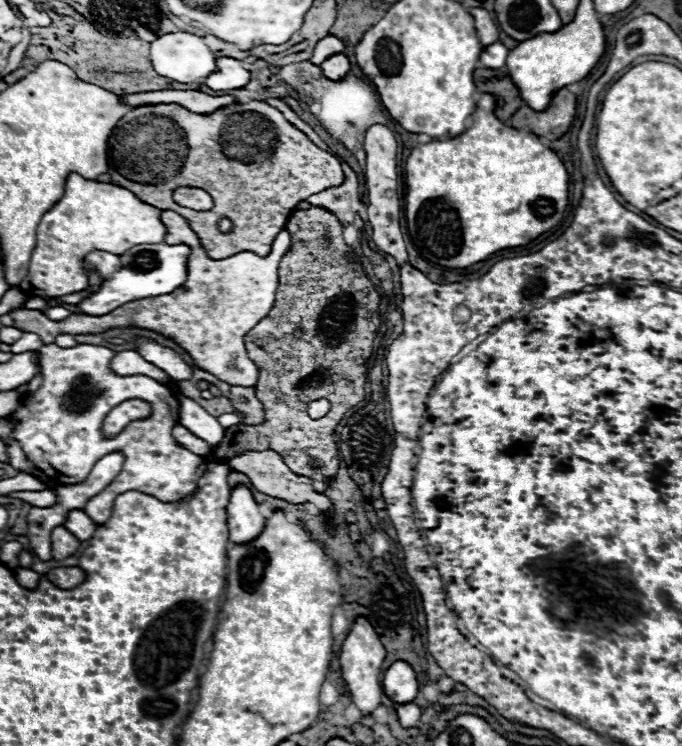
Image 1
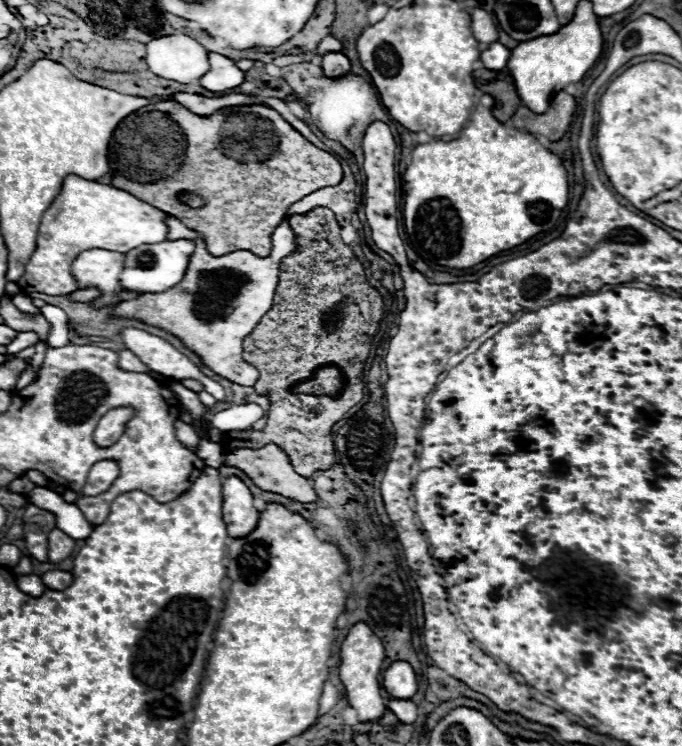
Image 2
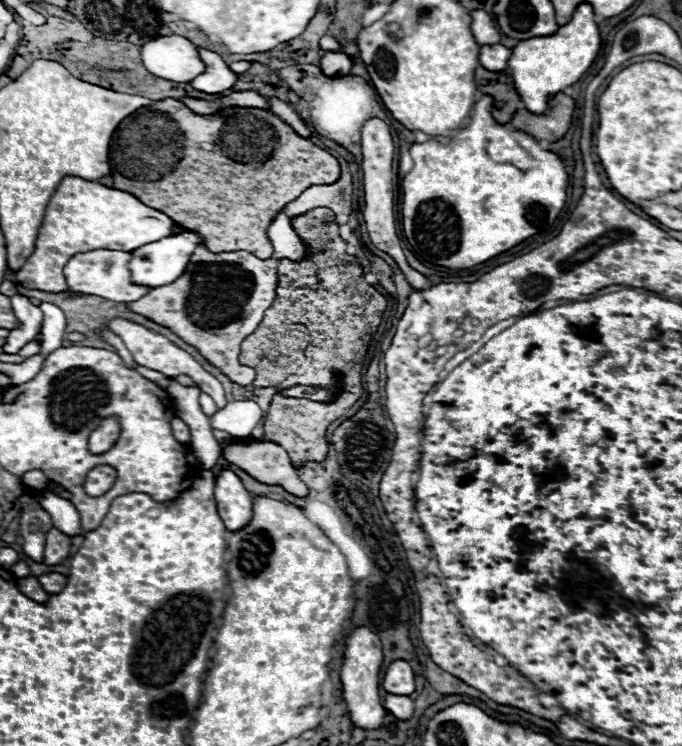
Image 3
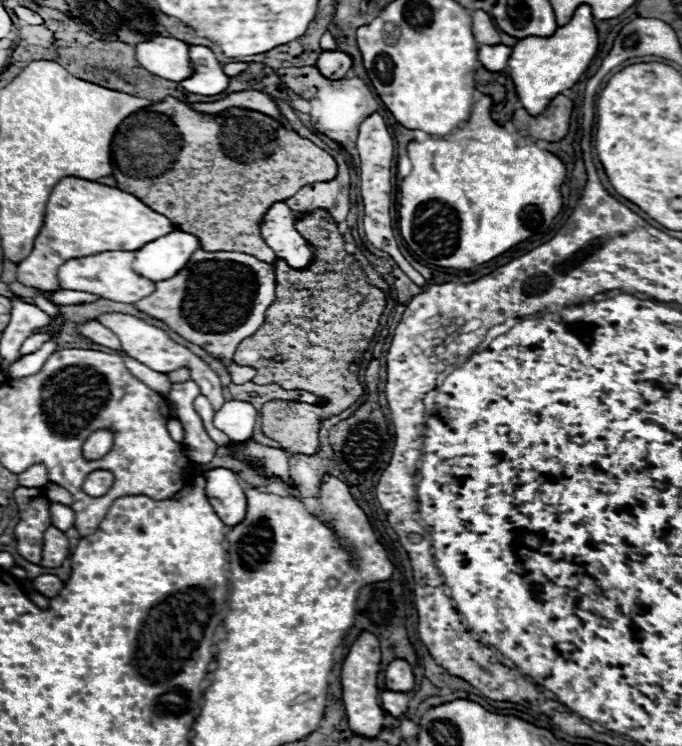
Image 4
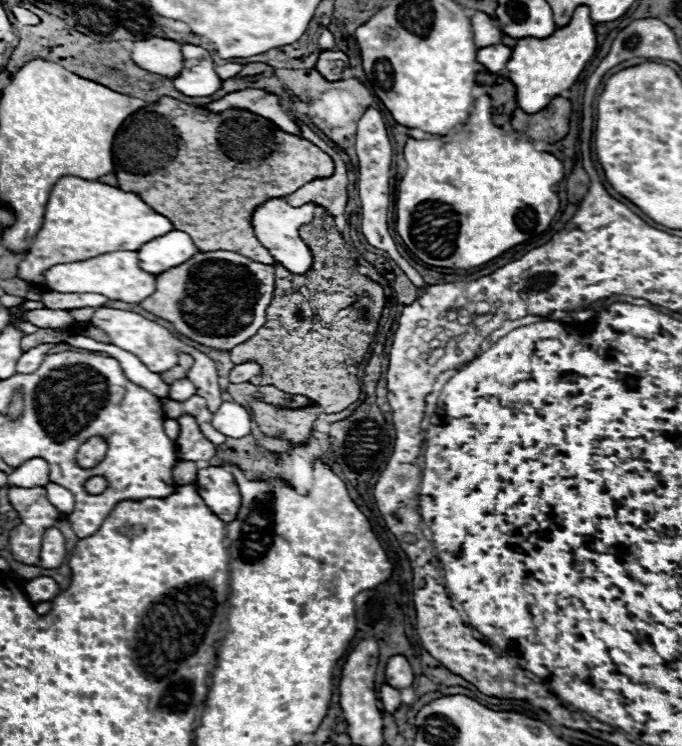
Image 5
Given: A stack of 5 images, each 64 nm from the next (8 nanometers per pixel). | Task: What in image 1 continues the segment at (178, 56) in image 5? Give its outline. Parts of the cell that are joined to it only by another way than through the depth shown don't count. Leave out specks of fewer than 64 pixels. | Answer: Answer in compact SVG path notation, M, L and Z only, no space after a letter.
M188 32L164 34L152 42L152 64L158 74L182 84L208 78L216 66L216 58L202 38Z

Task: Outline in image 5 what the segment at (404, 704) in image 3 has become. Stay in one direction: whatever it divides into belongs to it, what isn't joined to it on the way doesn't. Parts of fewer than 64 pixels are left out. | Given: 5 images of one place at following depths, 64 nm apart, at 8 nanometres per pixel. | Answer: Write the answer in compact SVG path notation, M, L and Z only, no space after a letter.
M384 684L382 688L380 688L380 702L382 702L382 706L384 706L384 710L386 712L390 712L390 714L394 714L400 706L402 706L402 698L400 698L400 692L396 690L396 688L392 688L392 686L388 686L388 684Z

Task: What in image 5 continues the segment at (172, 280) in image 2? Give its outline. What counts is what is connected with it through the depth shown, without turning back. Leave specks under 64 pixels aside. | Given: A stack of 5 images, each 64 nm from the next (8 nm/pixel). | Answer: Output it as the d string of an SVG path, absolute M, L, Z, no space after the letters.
M172 230L164 234L164 238L154 238L138 250L140 268L152 276L160 276L162 272L184 264L198 252L194 240L182 232Z

